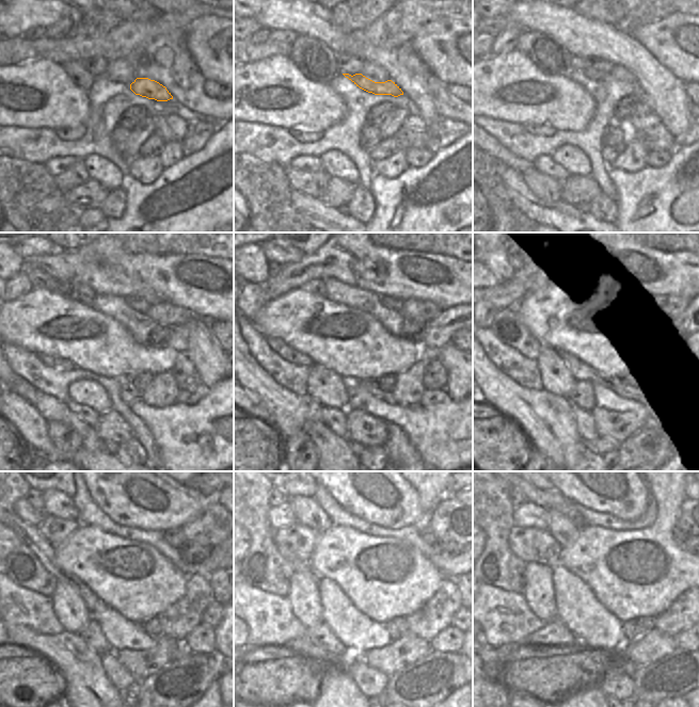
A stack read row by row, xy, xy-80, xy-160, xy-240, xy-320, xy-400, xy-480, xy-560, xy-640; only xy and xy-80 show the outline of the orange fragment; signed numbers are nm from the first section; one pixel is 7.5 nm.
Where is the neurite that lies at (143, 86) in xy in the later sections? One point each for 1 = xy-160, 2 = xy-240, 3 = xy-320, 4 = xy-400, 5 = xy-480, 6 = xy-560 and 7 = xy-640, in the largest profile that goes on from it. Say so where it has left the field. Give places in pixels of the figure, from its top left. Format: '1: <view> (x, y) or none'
1: xy-160 (582, 63)
2: xy-240 (86, 294)
3: xy-320 (316, 286)
4: xy-400 (545, 282)
5: xy-480 (56, 530)
6: xy-560 (298, 541)
7: xy-640 (529, 544)

